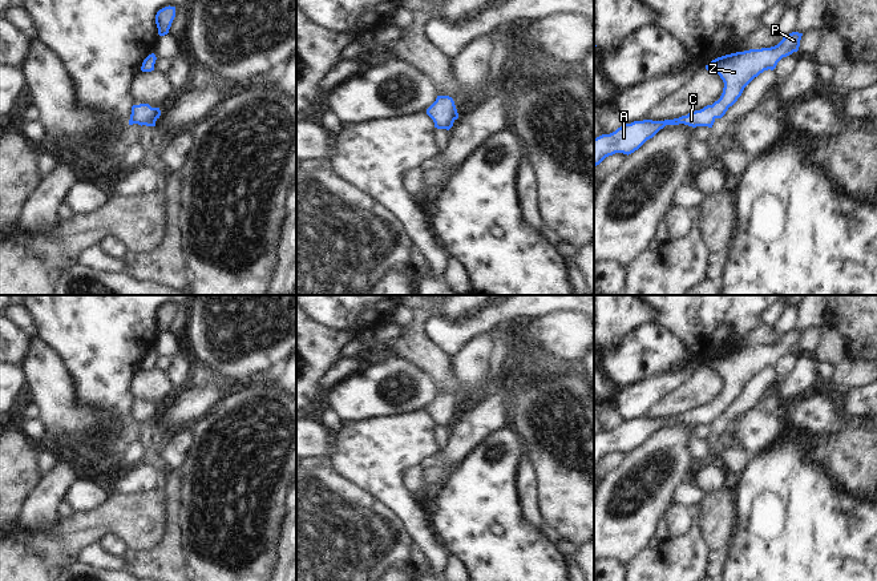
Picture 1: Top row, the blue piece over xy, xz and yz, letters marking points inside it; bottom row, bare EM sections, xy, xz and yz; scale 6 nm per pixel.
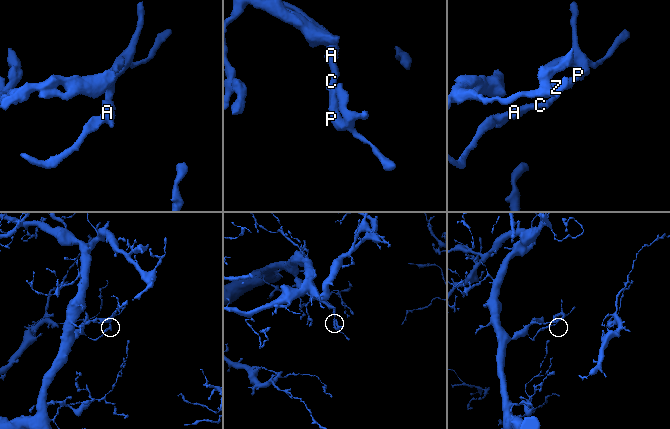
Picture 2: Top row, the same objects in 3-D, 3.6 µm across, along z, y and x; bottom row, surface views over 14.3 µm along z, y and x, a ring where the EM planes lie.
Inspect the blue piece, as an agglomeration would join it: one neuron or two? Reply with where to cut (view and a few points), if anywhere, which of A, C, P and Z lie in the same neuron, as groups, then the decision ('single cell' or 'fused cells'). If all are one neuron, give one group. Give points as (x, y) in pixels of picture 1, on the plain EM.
cut none; groups A C P Z; single cell

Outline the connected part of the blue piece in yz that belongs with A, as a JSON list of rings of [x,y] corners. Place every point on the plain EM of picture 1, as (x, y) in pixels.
[[[792,330],[775,344],[736,350],[712,358],[706,367],[719,372],[724,380],[718,399],[674,417],[643,417],[623,421],[615,429],[594,436],[594,464],[615,451],[627,453],[634,451],[666,423],[684,421],[692,425],[712,425],[715,417],[726,412],[755,375],[764,368],[773,368],[783,355],[799,348],[801,334],[803,331]]]

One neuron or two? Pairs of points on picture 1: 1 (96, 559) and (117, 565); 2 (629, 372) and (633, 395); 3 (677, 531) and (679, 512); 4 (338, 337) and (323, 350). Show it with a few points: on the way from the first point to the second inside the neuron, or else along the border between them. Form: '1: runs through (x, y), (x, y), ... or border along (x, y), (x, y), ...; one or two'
1: runs through (101, 561), (112, 563); one
2: border along (661, 374), (627, 384), (619, 390); two
3: runs through (678, 527), (679, 516); one
4: runs through (334, 341), (327, 346); one

